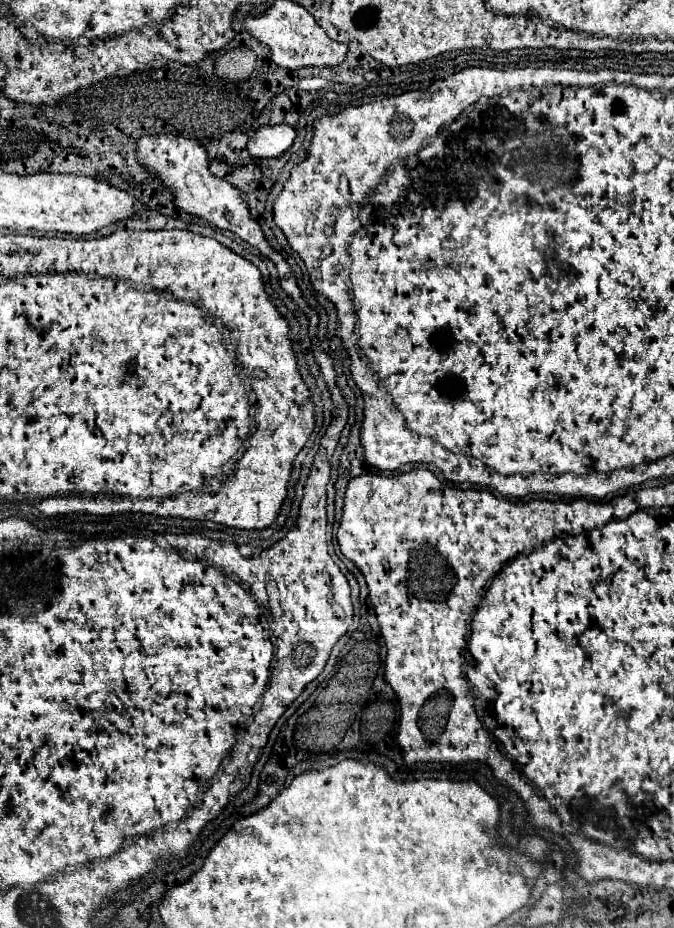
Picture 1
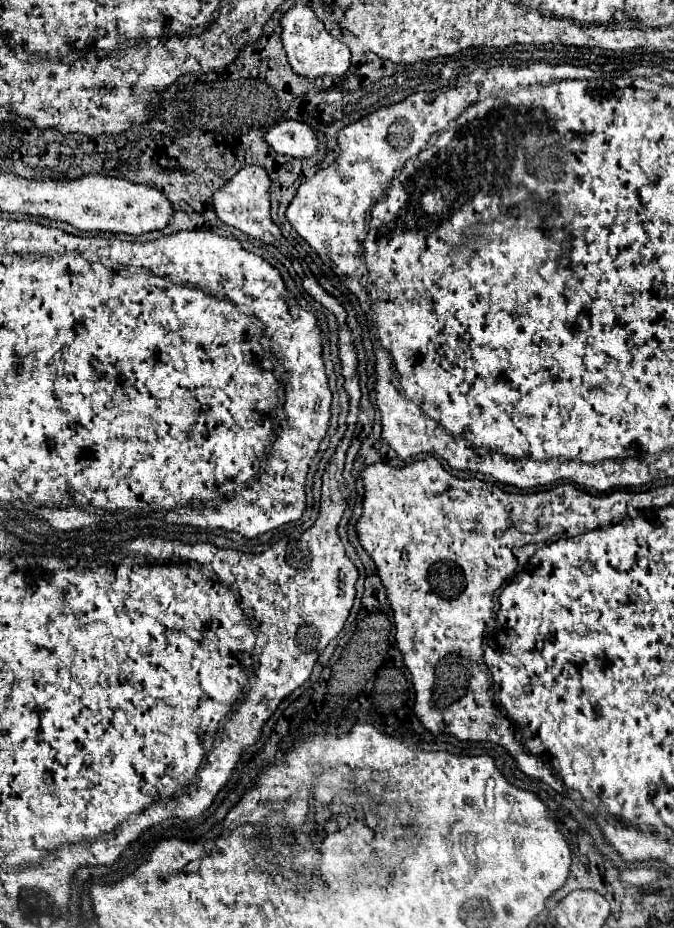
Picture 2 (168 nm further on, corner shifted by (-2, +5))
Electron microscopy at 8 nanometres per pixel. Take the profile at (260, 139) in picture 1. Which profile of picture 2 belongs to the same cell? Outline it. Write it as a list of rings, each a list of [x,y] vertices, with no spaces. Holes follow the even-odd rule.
[[[281,121],[271,131],[267,131],[265,141],[283,155],[295,159],[307,159],[317,151],[315,131],[303,121]]]

